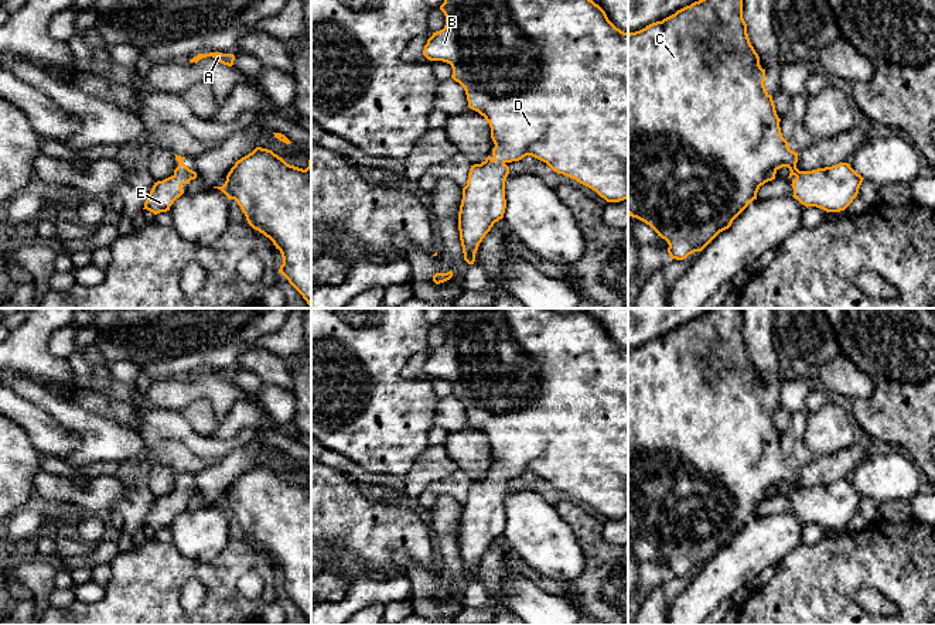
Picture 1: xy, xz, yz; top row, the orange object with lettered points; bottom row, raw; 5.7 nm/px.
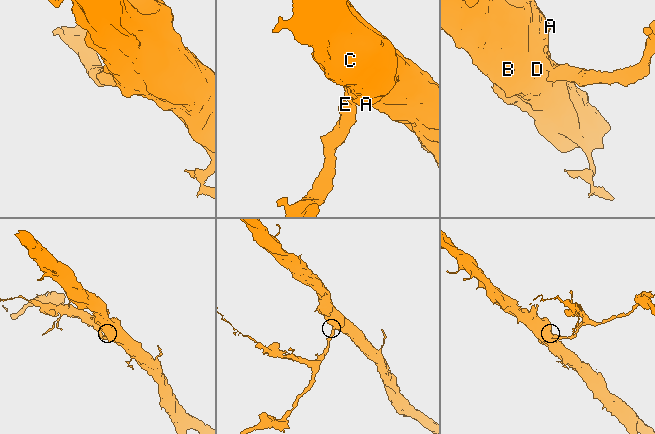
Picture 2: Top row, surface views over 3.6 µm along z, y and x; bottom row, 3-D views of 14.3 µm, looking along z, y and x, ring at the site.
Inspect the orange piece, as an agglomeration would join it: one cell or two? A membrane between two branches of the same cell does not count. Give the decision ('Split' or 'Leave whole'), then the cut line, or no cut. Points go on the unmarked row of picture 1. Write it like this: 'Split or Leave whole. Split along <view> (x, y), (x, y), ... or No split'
Leave whole. No split

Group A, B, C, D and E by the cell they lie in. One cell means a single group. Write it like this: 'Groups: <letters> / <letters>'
Groups: A B C D E

